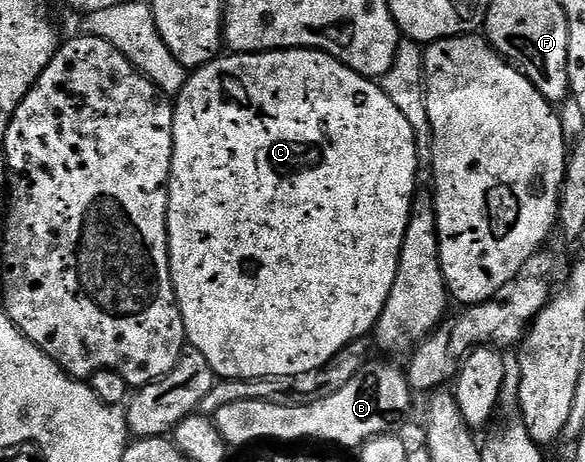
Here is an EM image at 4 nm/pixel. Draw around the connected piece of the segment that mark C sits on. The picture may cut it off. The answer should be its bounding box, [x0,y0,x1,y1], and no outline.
[167,50,421,379]

